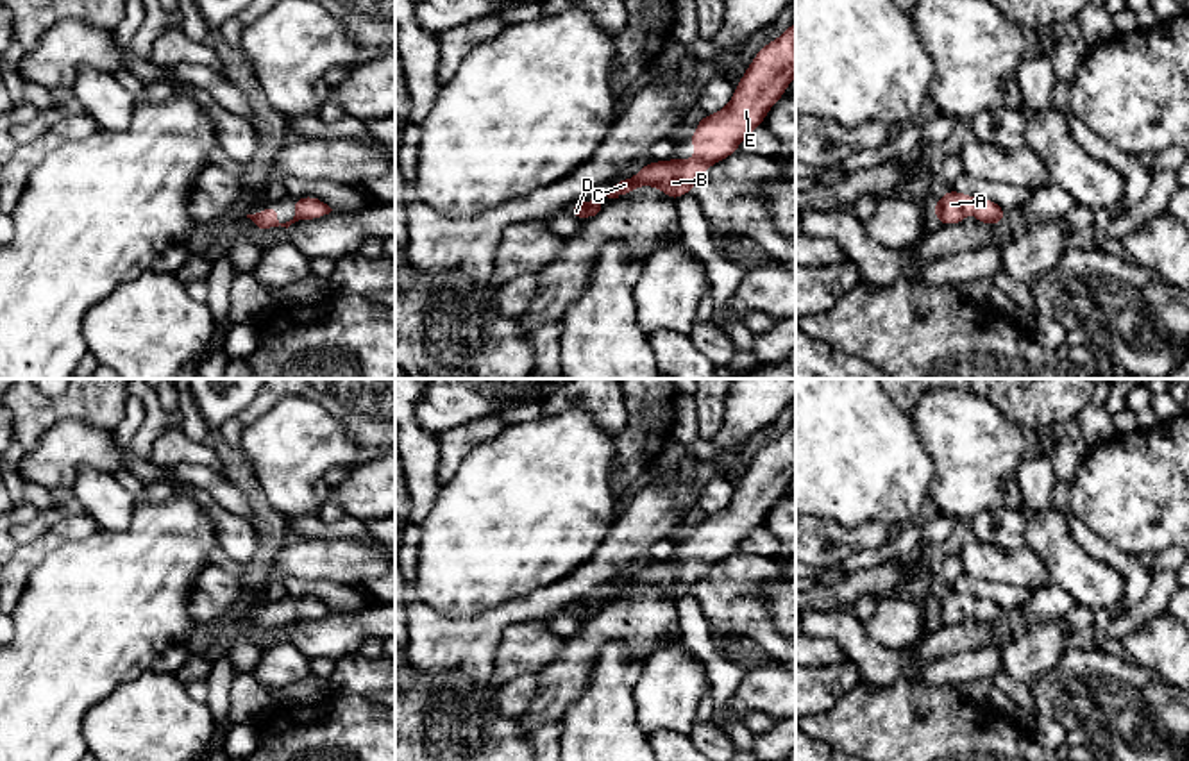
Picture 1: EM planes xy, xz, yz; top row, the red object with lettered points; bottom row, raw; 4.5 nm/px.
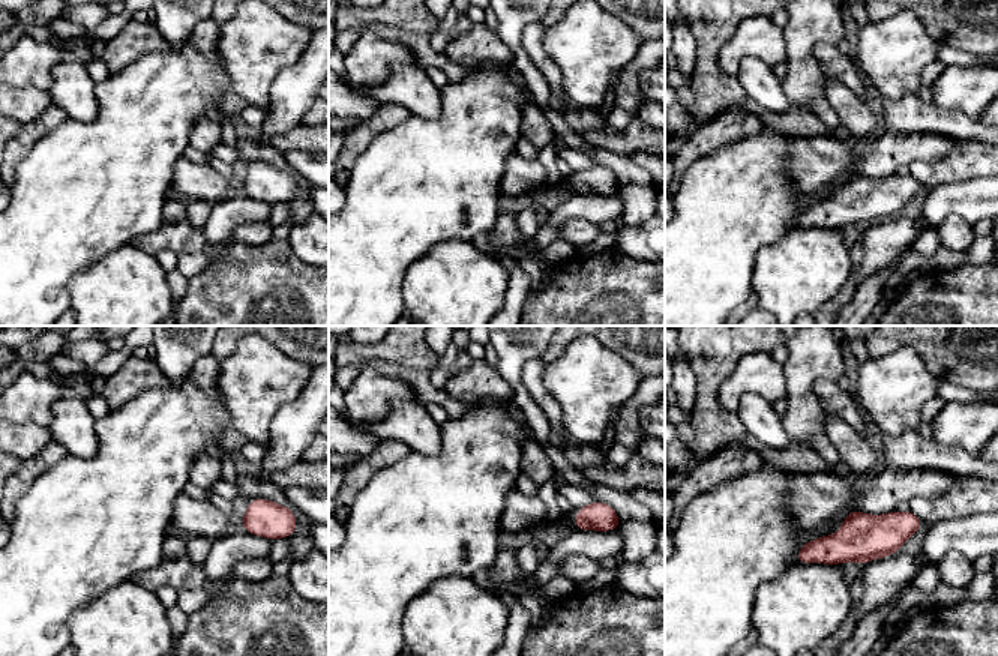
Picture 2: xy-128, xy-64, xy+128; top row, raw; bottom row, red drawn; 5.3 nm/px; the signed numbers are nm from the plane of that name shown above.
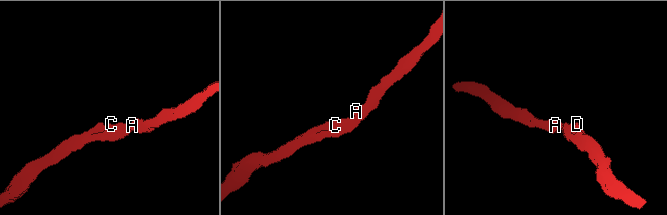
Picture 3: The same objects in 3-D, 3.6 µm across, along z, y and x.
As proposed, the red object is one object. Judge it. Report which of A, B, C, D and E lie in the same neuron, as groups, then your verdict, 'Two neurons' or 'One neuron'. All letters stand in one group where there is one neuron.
Groups: A B C D E. One neuron

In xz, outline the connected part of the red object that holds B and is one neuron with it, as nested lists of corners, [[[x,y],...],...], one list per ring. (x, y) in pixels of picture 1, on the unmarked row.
[[[796,422],[756,452],[726,507],[699,516],[696,532],[687,539],[697,550],[694,559],[645,563],[635,577],[608,588],[604,597],[619,598],[640,586],[654,586],[674,602],[690,593],[713,563],[737,554],[740,541],[763,525],[765,514],[785,495],[794,477]]]

